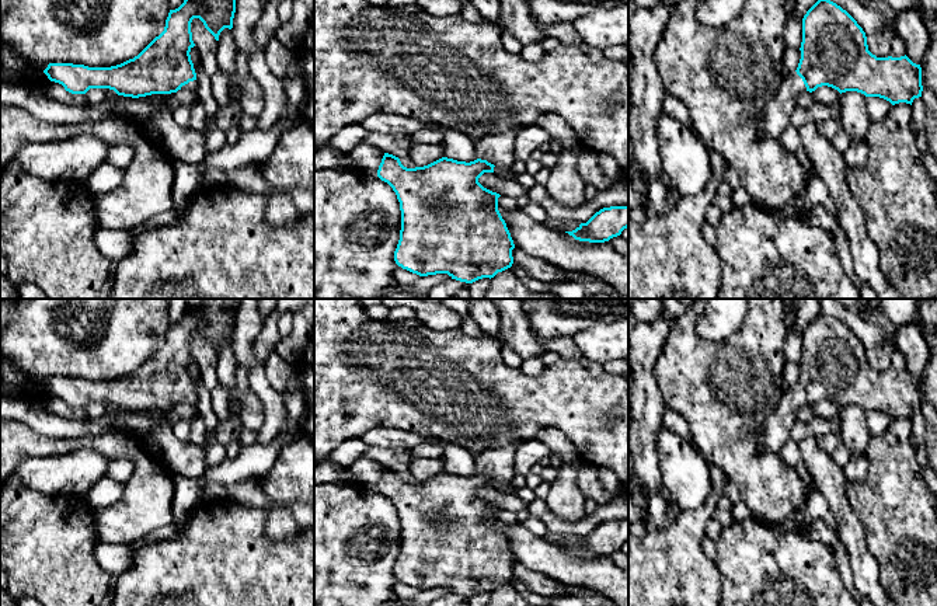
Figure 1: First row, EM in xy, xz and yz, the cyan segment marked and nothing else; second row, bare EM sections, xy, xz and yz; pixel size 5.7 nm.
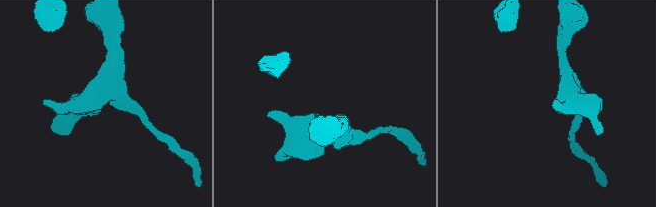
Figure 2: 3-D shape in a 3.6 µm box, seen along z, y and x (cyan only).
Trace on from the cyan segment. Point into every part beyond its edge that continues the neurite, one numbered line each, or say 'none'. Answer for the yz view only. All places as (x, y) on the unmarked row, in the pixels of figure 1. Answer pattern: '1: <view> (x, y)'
1: yz (777, 429)

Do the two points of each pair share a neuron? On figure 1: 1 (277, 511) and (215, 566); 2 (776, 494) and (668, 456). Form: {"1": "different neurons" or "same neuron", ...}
{"1": "different neurons", "2": "different neurons"}

